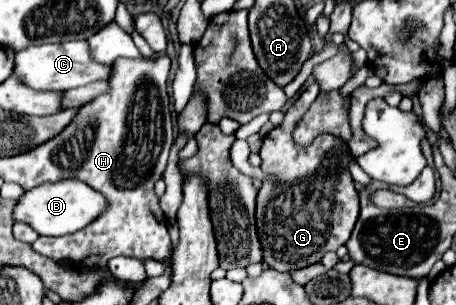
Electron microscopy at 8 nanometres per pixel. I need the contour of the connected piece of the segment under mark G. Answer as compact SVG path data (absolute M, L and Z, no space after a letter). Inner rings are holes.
M318 82L306 86L298 100L294 100L284 114L282 124L268 134L268 140L264 140L260 148L262 170L266 174L274 174L280 184L262 184L256 204L256 226L264 250L264 262L280 272L292 272L310 266L326 252L338 250L338 246L348 242L360 214L358 192L348 170L350 154L342 146L342 138L334 134L322 134L316 136L308 148L296 146L290 138L294 124L308 110L318 92ZM308 90L312 90L312 94L308 94Z

